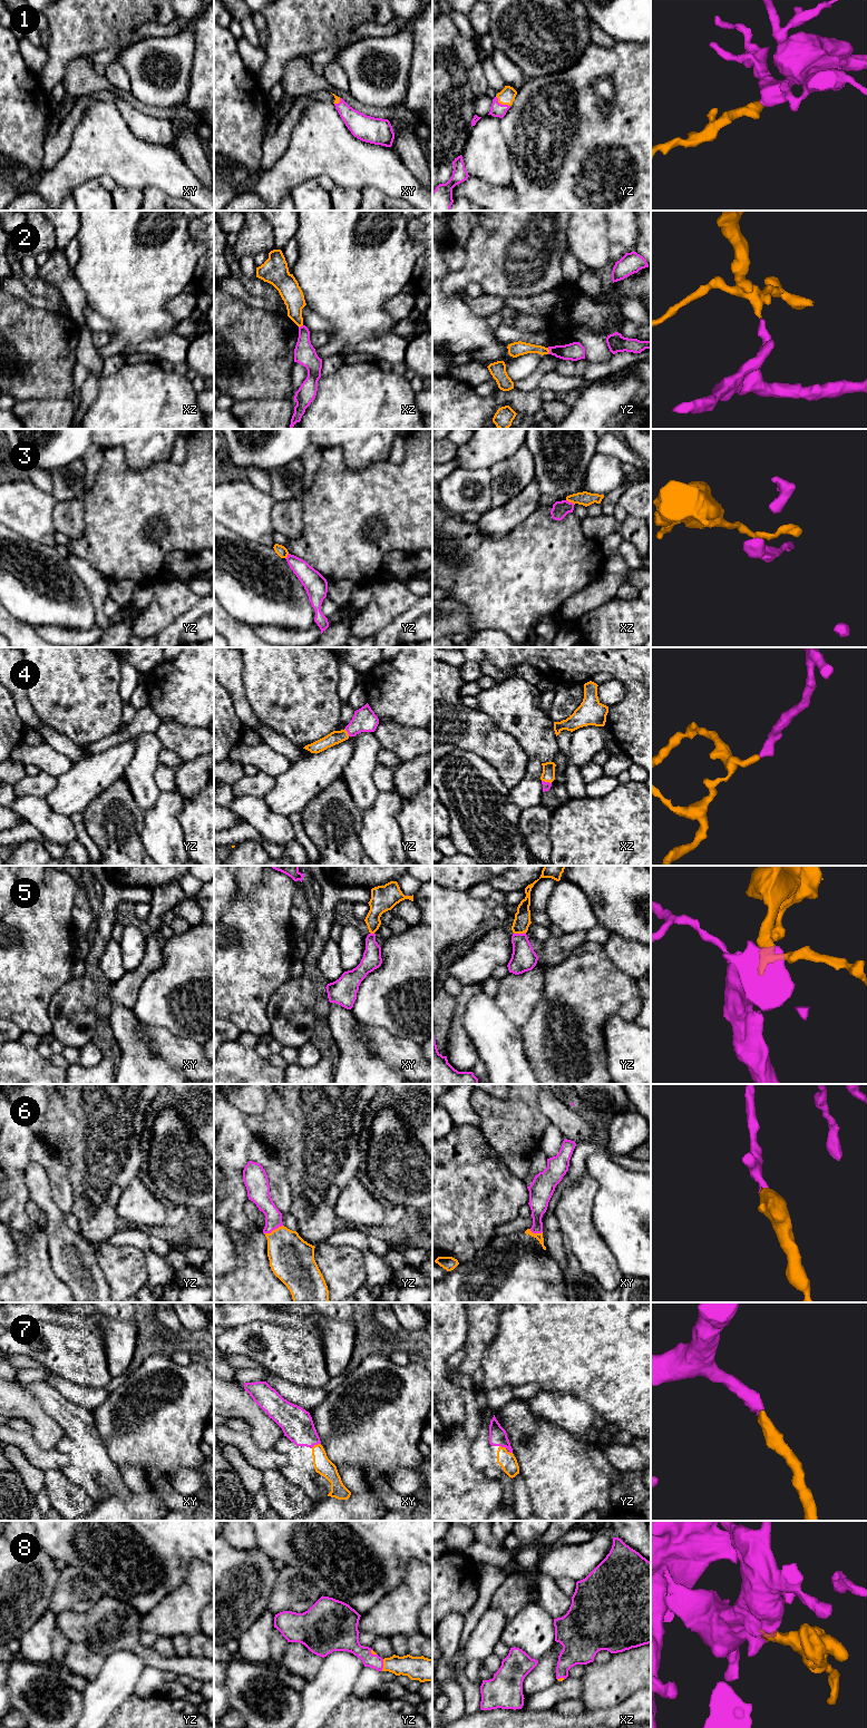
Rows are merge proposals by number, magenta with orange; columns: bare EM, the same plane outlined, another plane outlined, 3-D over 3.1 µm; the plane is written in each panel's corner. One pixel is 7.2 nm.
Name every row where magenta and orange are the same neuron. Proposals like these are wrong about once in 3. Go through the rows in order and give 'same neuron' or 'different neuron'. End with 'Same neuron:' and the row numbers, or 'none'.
1: same neuron
2: different neuron
3: different neuron
4: same neuron
5: same neuron
6: same neuron
7: same neuron
8: same neuron
Same neuron: 1, 4, 5, 6, 7, 8

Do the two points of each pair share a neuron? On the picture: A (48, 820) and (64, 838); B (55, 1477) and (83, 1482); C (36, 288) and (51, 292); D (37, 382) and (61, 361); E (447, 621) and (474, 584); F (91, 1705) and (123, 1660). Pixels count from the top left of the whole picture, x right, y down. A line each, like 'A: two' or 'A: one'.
A: one
B: two
C: one
D: one
E: two
F: one

